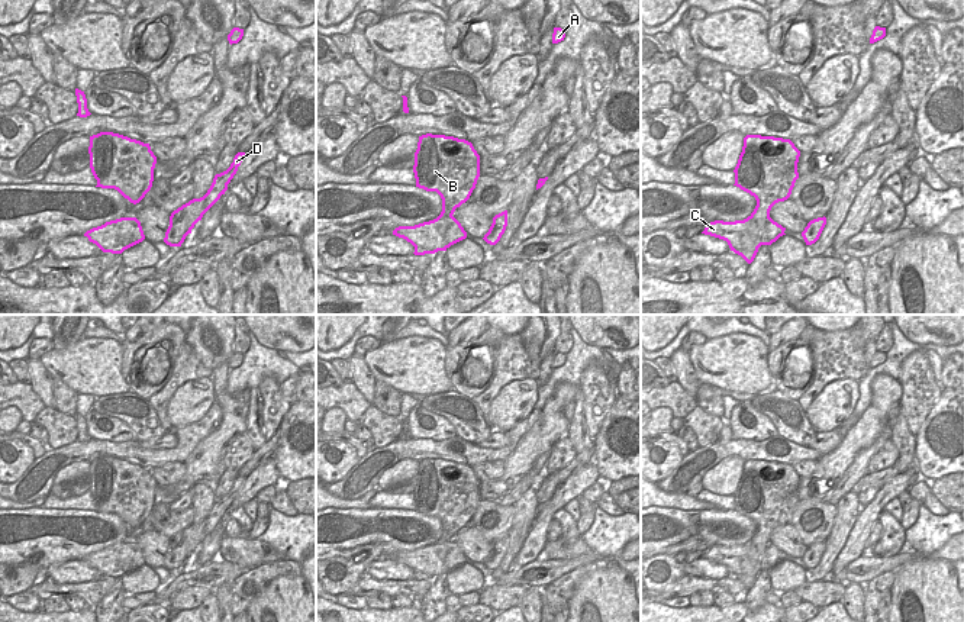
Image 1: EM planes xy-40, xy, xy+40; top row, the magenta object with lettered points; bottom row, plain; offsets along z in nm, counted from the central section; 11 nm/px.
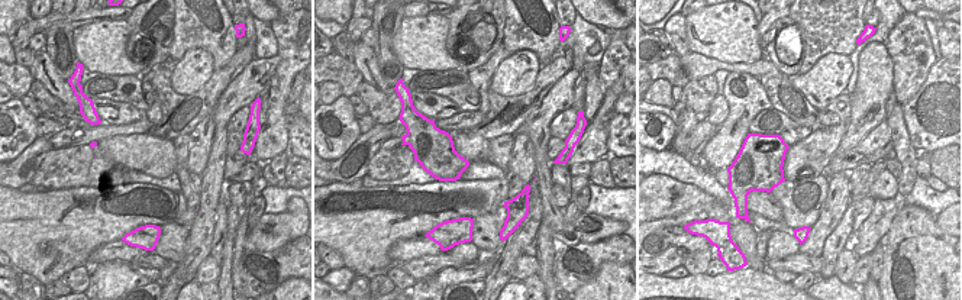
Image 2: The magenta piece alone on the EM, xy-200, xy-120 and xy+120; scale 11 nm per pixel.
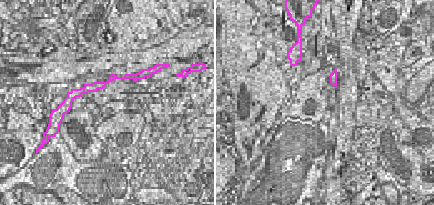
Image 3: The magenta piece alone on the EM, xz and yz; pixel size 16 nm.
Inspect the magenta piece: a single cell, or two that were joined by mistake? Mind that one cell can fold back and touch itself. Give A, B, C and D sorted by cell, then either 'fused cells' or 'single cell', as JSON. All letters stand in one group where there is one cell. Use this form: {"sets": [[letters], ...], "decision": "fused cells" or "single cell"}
{"sets": [["A", "B", "D"], ["C"]], "decision": "fused cells"}

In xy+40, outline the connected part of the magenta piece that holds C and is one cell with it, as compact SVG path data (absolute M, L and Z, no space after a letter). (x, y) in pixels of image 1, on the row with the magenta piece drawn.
M748 216L744 220L735 222L710 222L702 233L723 239L728 242L731 251L739 251L747 249L751 235L755 235L761 241L761 245L771 245L780 236L786 235L784 231L786 228L771 217L761 225L760 222L752 222L751 216Z

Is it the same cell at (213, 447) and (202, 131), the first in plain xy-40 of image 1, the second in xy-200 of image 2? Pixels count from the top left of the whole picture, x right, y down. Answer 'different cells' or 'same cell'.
different cells

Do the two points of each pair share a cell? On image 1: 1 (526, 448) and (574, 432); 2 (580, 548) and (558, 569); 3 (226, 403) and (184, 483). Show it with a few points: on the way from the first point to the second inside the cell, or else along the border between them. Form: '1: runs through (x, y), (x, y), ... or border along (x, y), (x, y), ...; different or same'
1: border along (570, 422), (567, 434); different
2: border along (593, 554), (550, 560); different
3: runs through (228, 424), (226, 432), (213, 447), (205, 463); same

